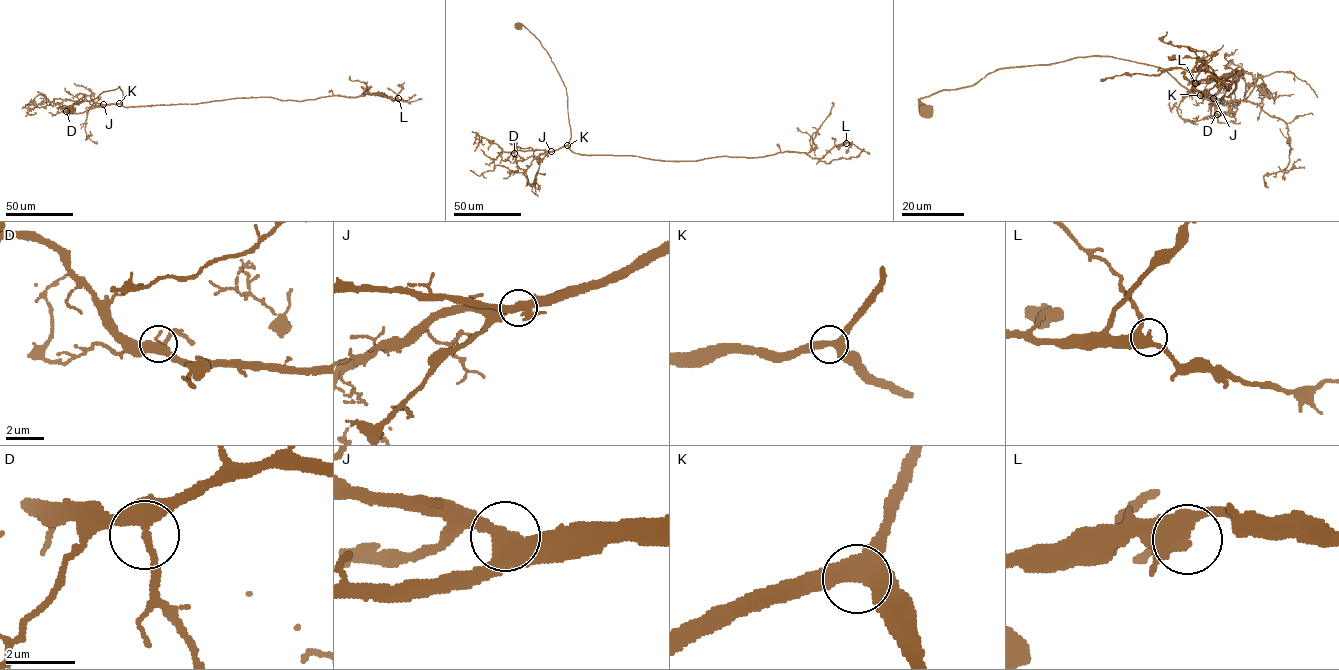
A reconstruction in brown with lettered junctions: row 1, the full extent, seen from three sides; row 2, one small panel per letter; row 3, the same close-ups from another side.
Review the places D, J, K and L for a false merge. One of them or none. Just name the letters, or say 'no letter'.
no letter

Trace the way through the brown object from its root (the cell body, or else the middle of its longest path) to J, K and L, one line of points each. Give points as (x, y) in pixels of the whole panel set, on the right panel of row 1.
J: (925, 109), (921, 98), (971, 86), (999, 68), (1090, 55), (1163, 68), (1200, 96), (1213, 98)
K: (925, 109), (918, 103), (921, 98), (971, 86), (999, 68), (1051, 65), (1090, 55), (1163, 68), (1200, 95)
L: (925, 109), (999, 68), (1090, 55), (1163, 68), (1215, 103), (1236, 88), (1214, 79), (1229, 74), (1195, 83)

